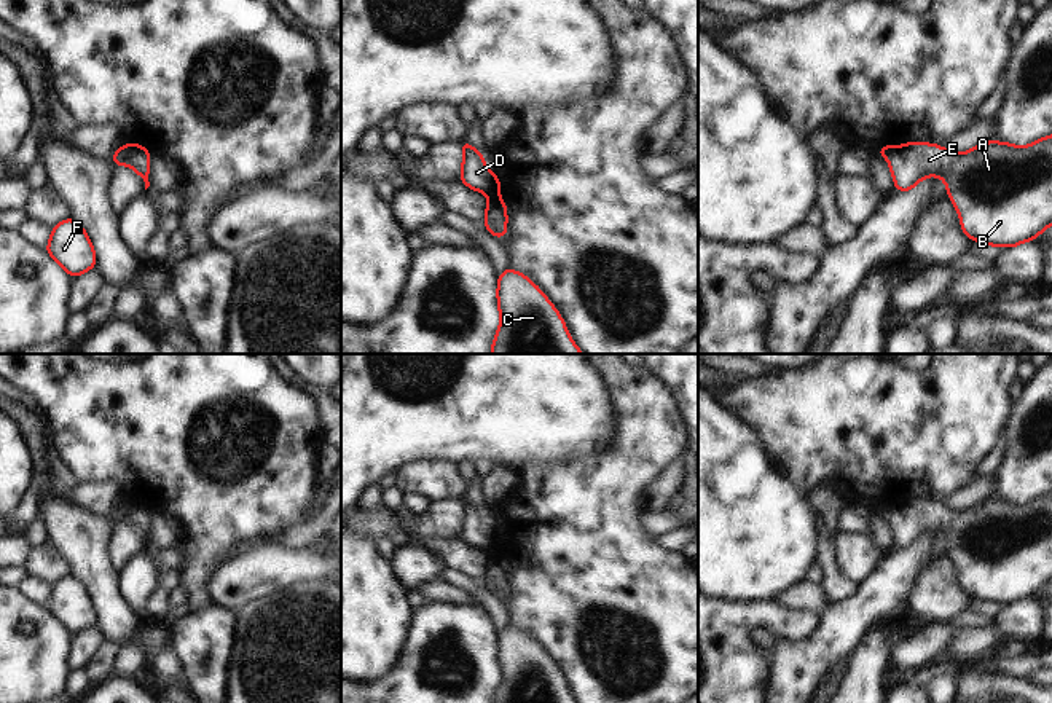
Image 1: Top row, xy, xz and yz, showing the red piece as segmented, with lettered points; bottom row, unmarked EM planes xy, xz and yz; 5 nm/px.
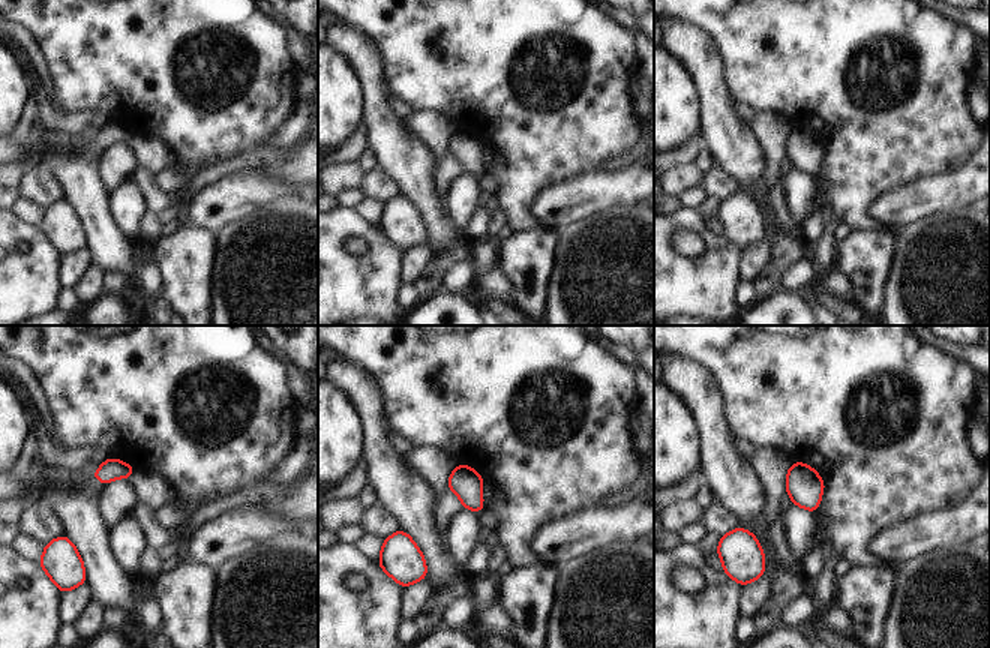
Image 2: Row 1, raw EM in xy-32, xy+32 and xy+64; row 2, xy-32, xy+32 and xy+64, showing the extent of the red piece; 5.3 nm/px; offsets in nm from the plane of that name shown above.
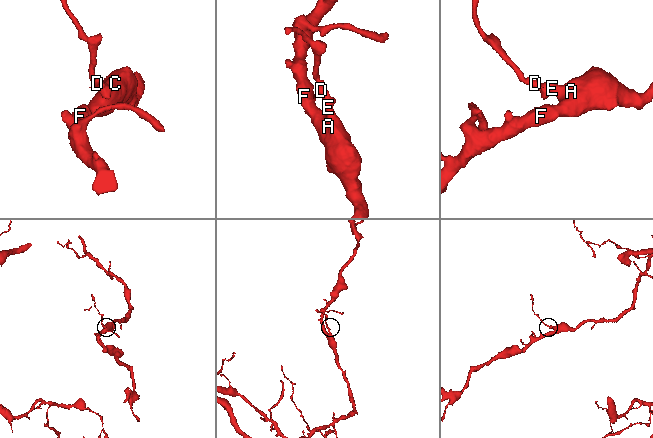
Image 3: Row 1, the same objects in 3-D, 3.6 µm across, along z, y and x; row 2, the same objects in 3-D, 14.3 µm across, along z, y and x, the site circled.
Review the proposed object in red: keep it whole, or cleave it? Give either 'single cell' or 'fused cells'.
fused cells

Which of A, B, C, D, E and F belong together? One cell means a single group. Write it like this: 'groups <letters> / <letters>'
groups A B C E F / D

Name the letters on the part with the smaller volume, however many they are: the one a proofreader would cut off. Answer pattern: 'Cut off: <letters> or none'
Cut off: D

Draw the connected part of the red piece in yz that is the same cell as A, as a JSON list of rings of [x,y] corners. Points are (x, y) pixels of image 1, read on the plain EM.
[[[1052,493],[1026,504],[988,497],[966,510],[909,499],[893,504],[888,516],[896,548],[910,548],[924,534],[942,534],[948,556],[960,571],[963,590],[983,603],[1011,606],[1033,598],[1052,582]]]

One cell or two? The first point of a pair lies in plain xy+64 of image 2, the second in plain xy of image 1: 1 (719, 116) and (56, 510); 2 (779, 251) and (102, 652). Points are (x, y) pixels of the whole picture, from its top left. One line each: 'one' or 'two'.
1: one
2: one

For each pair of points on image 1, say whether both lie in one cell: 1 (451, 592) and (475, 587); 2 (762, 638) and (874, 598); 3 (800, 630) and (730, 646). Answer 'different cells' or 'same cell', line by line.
1: different cells
2: same cell
3: same cell

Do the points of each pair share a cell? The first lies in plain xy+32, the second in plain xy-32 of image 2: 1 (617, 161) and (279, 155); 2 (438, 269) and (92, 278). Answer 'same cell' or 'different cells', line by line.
1: same cell
2: same cell

